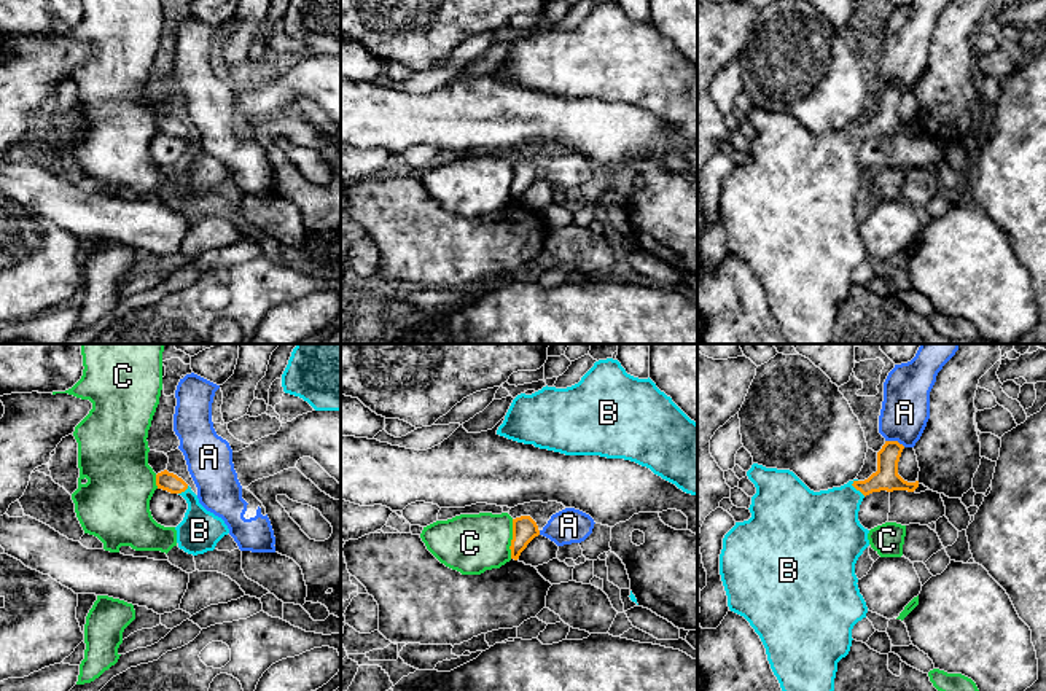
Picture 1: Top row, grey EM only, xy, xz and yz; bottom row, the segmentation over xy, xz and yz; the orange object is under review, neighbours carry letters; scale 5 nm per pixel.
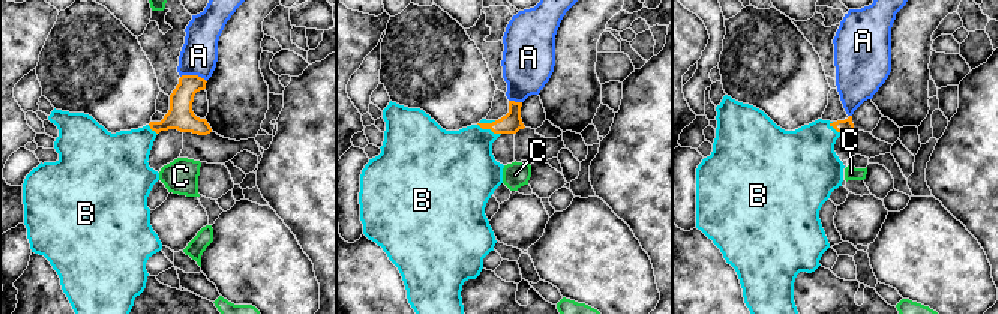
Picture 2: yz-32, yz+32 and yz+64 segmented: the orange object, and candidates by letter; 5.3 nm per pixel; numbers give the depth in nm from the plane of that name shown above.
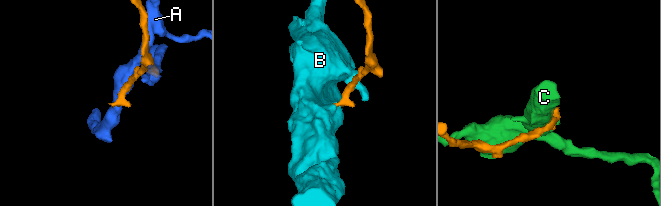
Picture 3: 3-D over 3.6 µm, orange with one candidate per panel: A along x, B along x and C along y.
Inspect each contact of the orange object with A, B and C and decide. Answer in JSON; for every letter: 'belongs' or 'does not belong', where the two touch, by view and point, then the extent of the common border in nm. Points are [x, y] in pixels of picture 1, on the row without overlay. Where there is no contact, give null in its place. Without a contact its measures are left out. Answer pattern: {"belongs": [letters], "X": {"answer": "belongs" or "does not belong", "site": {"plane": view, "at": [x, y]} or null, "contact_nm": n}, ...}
{"belongs": ["B"], "A": {"answer": "does not belong", "site": {"plane": "yz", "at": [895, 85]}, "contact_nm": 110}, "B": {"answer": "belongs", "site": {"plane": "yz", "at": [857, 132]}, "contact_nm": 110}, "C": {"answer": "does not belong", "site": {"plane": "xz", "at": [513, 182]}, "contact_nm": 200}}

